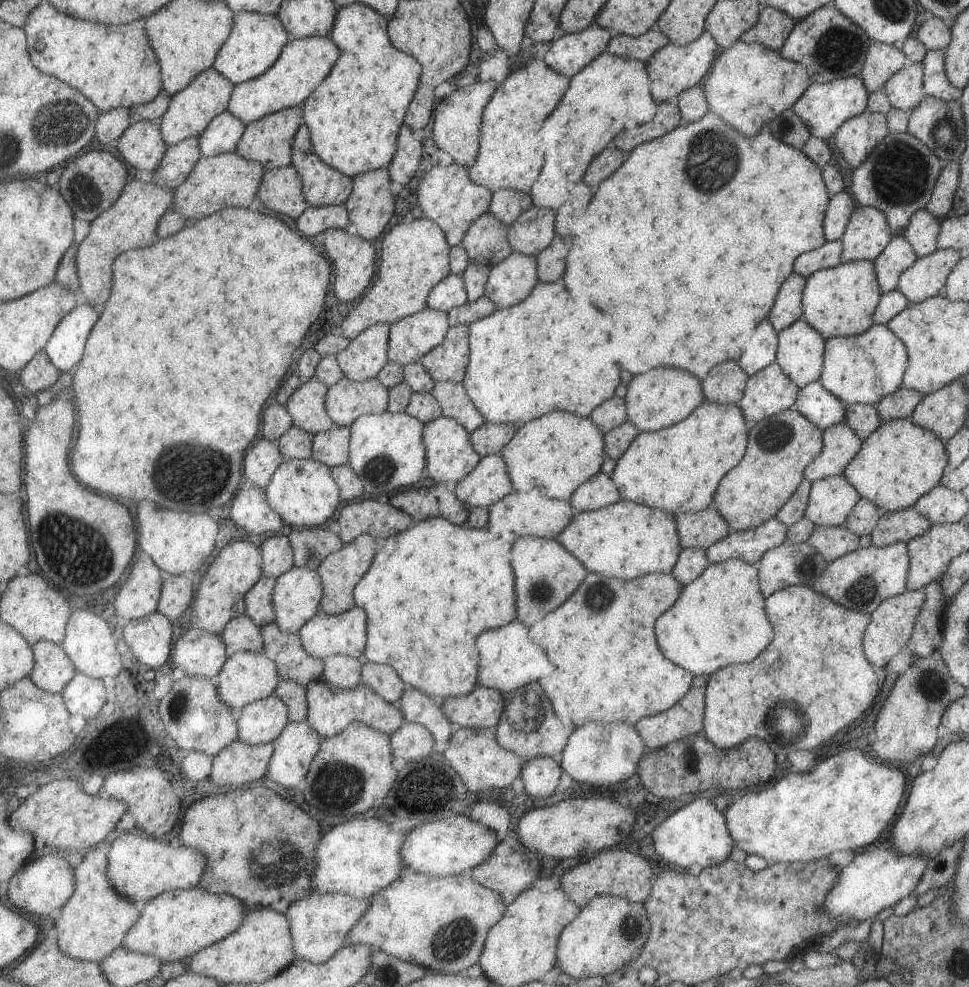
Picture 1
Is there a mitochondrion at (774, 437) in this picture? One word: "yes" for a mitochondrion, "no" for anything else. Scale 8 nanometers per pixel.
yes

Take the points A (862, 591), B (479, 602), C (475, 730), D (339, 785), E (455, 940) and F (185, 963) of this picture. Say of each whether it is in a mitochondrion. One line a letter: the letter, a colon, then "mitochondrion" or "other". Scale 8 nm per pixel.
A: mitochondrion
B: other
C: other
D: mitochondrion
E: mitochondrion
F: other

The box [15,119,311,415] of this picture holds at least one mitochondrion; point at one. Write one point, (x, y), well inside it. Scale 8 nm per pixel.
(83, 190)

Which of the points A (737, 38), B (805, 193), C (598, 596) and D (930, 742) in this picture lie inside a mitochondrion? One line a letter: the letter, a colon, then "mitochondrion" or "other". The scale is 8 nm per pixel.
A: other
B: other
C: mitochondrion
D: other

